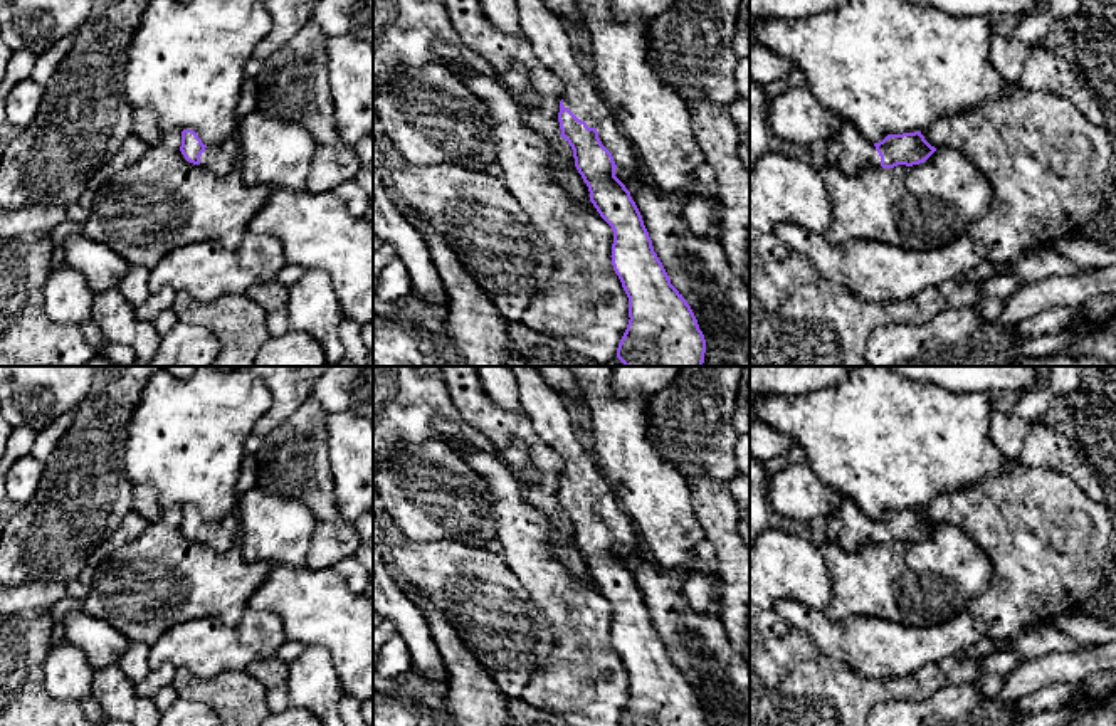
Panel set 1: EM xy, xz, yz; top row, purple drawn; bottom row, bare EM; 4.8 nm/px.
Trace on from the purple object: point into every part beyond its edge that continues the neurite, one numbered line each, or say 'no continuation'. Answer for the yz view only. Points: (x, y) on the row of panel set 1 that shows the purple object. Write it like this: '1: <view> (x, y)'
1: yz (849, 152)

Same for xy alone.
1: xy (222, 158)

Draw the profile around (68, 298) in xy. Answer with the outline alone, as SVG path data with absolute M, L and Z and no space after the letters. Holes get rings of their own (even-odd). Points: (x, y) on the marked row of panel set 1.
M66 262L50 267L44 287L44 309L49 319L82 326L91 319L94 296L86 277Z

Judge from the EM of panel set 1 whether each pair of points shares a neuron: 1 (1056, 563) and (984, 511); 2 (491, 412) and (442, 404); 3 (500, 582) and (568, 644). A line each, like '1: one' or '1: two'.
1: one
2: two
3: two

